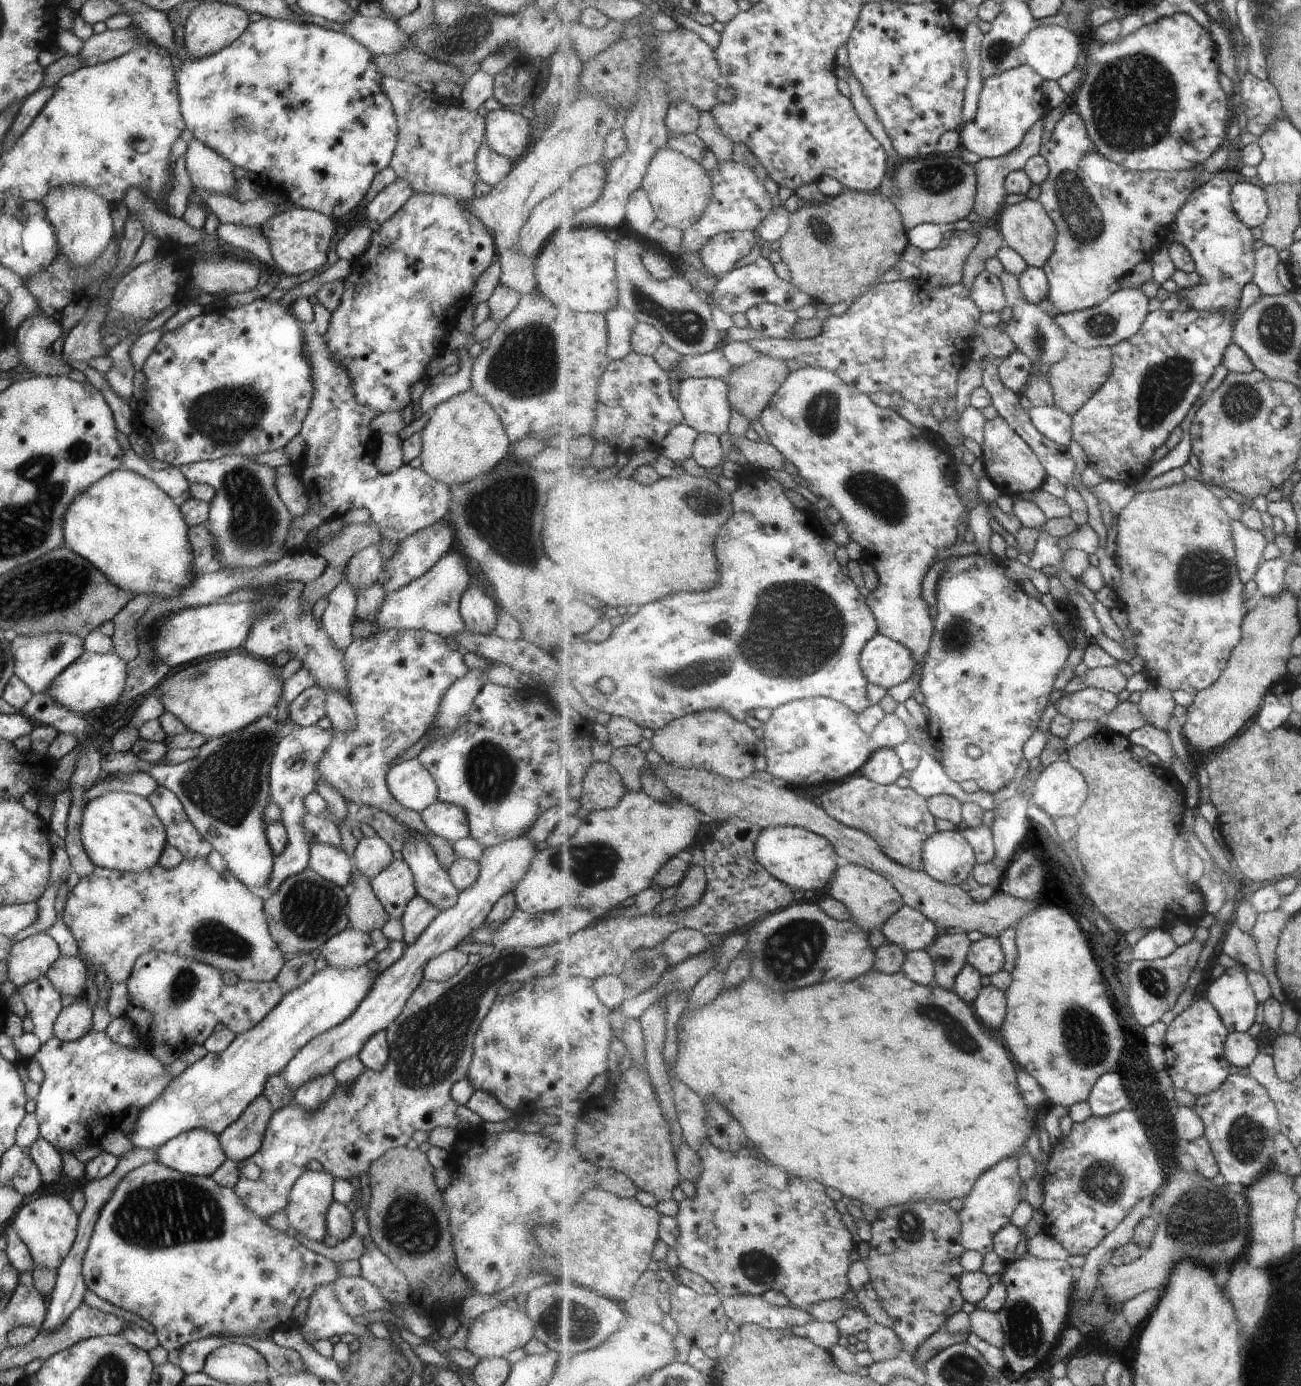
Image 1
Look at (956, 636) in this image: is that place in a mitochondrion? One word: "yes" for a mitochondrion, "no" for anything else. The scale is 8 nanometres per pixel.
yes

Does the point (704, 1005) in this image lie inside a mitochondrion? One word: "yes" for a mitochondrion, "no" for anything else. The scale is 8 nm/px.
no

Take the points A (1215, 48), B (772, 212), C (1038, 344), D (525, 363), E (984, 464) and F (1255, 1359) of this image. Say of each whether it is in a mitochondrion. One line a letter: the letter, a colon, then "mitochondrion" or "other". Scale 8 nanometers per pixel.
A: other
B: other
C: mitochondrion
D: mitochondrion
E: other
F: other

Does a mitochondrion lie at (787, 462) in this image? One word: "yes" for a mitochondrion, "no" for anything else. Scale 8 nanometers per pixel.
no

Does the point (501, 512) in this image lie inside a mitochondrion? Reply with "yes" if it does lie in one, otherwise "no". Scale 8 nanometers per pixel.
yes

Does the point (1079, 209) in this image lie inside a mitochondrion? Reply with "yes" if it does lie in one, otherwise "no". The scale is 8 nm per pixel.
yes

